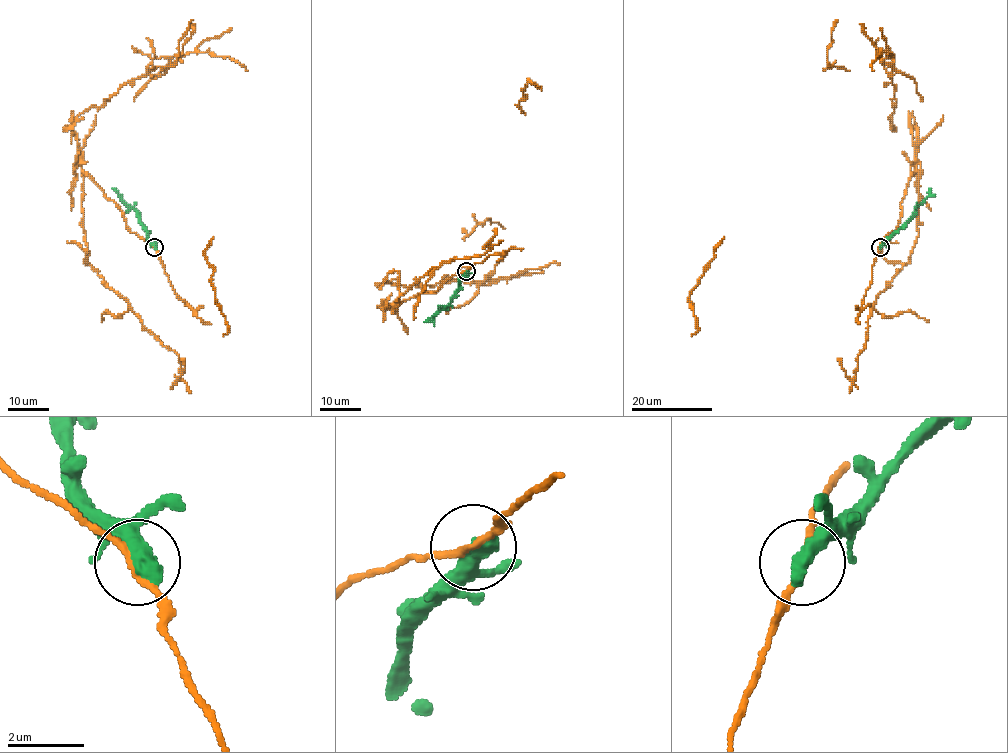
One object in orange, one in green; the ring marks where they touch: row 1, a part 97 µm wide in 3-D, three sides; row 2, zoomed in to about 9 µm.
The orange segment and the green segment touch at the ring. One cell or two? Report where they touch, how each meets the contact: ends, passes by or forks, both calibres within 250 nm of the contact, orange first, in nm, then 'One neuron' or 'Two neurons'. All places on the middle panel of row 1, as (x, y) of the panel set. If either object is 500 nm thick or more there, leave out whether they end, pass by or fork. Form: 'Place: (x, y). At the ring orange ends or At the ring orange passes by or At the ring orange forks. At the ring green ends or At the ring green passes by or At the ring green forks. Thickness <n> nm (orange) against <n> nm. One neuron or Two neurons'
Place: (466, 271). Thickness 160 nm (orange) against 550 nm. Two neurons

